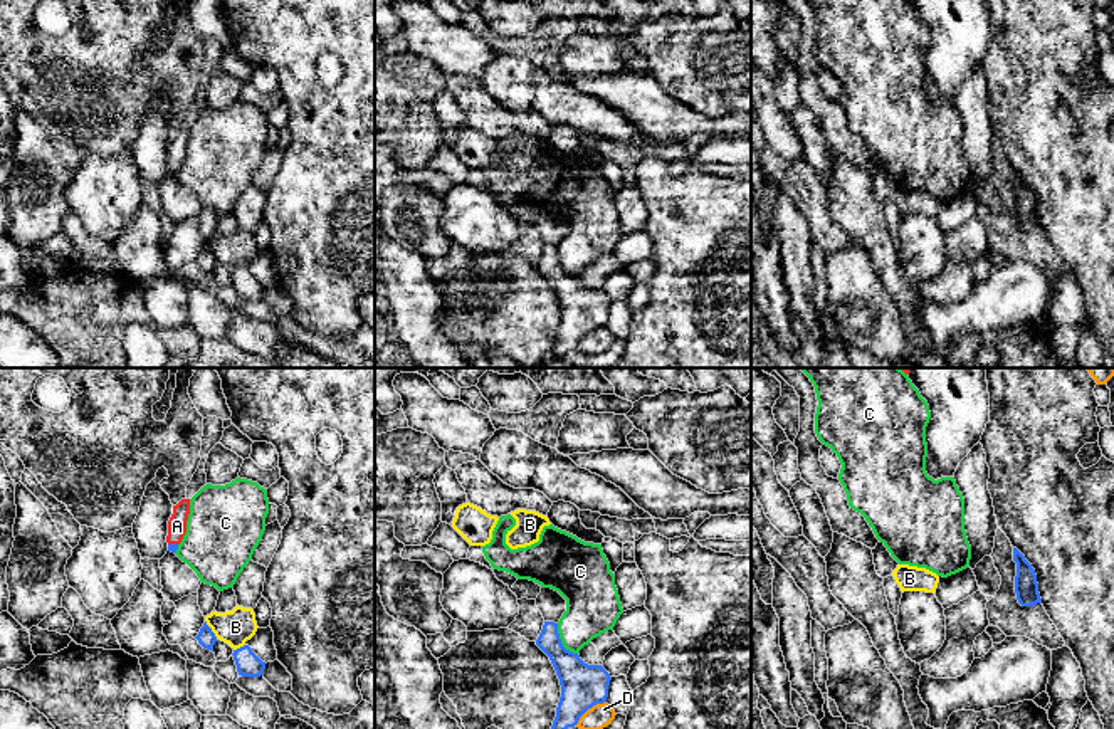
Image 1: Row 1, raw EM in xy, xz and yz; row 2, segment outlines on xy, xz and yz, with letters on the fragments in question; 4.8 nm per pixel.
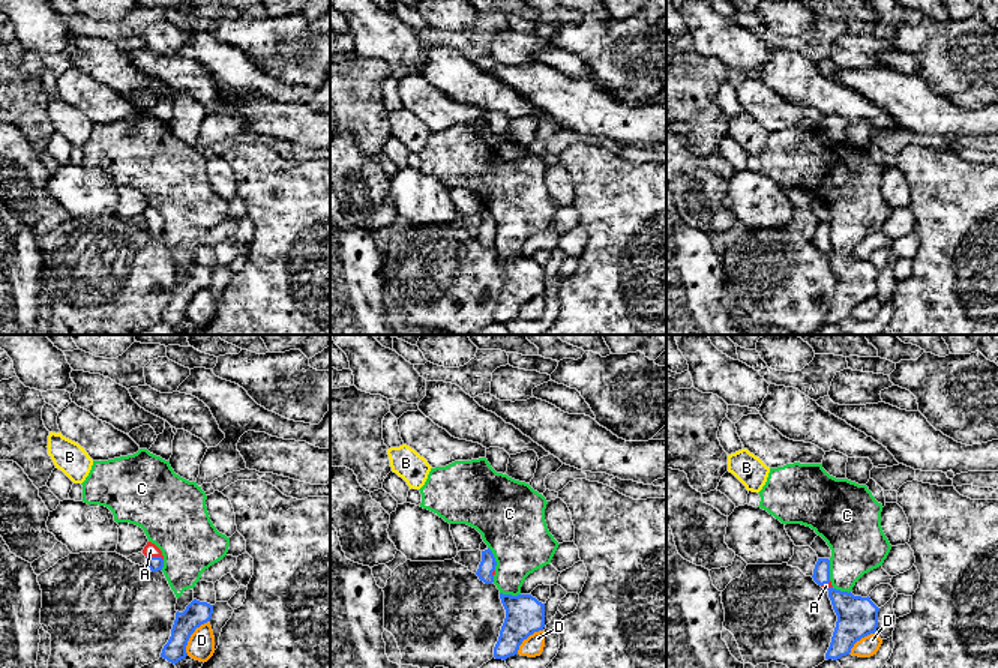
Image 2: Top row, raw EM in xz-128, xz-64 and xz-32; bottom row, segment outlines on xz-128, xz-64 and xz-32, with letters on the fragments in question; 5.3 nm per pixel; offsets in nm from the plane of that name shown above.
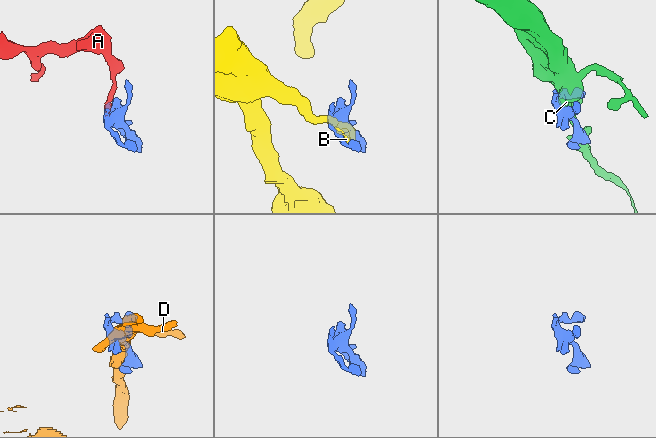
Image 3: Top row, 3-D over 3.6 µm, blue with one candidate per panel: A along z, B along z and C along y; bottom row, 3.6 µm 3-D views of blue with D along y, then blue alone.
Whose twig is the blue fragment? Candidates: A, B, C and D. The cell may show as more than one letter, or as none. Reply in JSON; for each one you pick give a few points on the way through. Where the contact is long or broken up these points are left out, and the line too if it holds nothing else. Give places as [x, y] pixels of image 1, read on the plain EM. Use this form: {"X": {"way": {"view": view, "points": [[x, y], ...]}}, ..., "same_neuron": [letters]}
{"A": {"way": {"view": "xy", "points": [[172, 172], [173, 168], [177, 150]]}}, "same_neuron": ["A"]}

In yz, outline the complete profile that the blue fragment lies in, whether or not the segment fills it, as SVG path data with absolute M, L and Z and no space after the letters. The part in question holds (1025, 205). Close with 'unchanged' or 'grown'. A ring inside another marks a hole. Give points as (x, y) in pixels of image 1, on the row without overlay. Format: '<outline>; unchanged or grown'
M1013 171L1013 185L1017 186L1015 217L1018 227L1022 230L1042 227L1035 193L1017 171Z; unchanged

